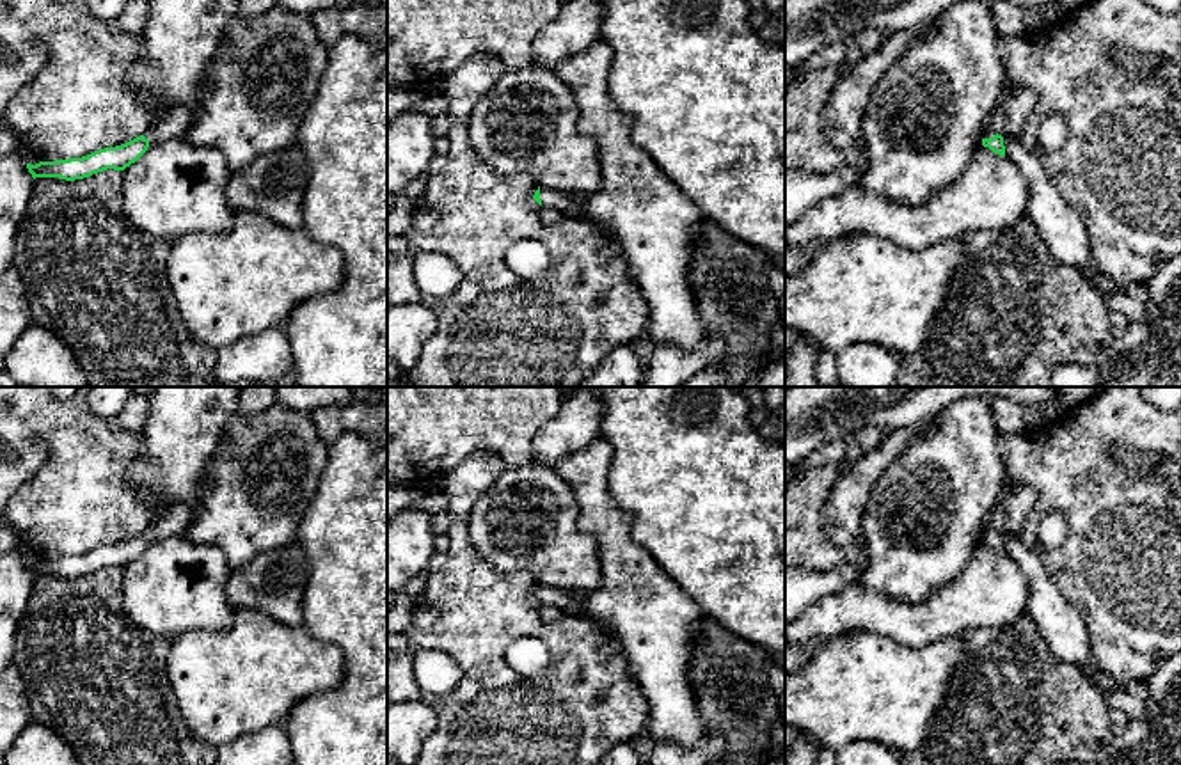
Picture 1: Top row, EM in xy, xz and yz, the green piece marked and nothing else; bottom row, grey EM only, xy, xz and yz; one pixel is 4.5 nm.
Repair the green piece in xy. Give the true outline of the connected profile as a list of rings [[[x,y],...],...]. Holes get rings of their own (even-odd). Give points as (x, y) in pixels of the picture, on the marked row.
[[[172,108],[165,117],[151,121],[149,128],[137,138],[115,146],[94,151],[82,158],[39,162],[36,165],[27,163],[32,177],[59,177],[66,181],[83,179],[107,169],[124,170],[135,163],[149,146],[183,138],[186,135],[192,114],[183,108]]]

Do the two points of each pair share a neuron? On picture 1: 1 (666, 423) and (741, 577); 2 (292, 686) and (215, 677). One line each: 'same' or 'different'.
1: same
2: same

